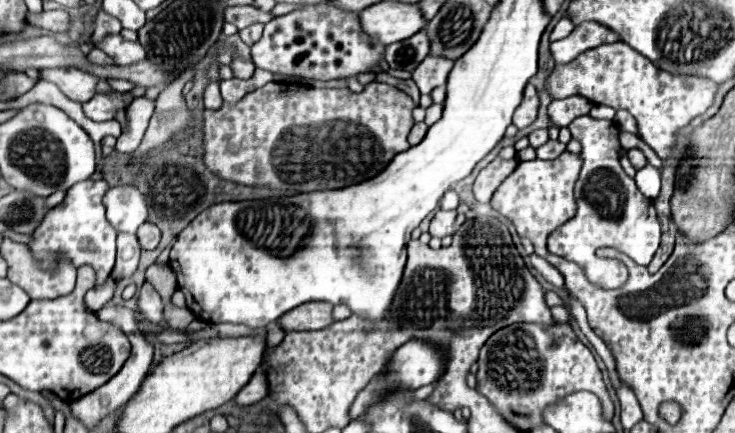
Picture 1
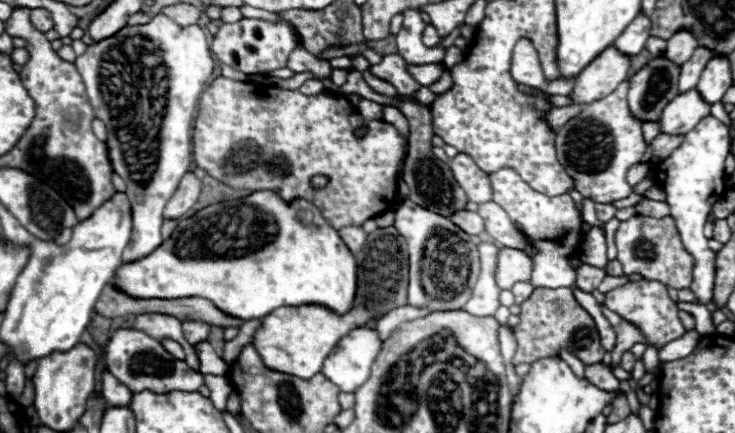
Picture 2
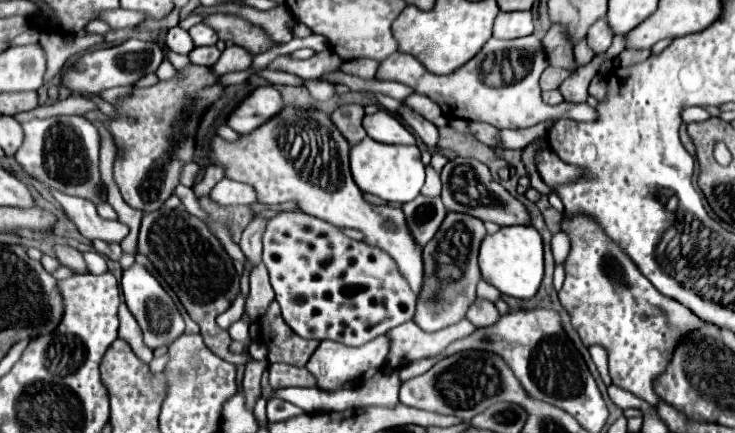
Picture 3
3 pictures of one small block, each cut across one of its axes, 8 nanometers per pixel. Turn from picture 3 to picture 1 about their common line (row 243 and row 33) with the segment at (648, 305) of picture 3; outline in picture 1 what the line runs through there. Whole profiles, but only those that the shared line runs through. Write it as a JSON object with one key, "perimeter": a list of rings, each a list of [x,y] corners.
{"perimeter":[[[582,22],[580,26],[576,26],[572,30],[570,36],[552,42],[550,52],[552,52],[552,58],[556,64],[568,64],[590,48],[618,42],[618,40],[620,38],[614,32],[610,32],[610,28],[604,28],[596,22]]]}

